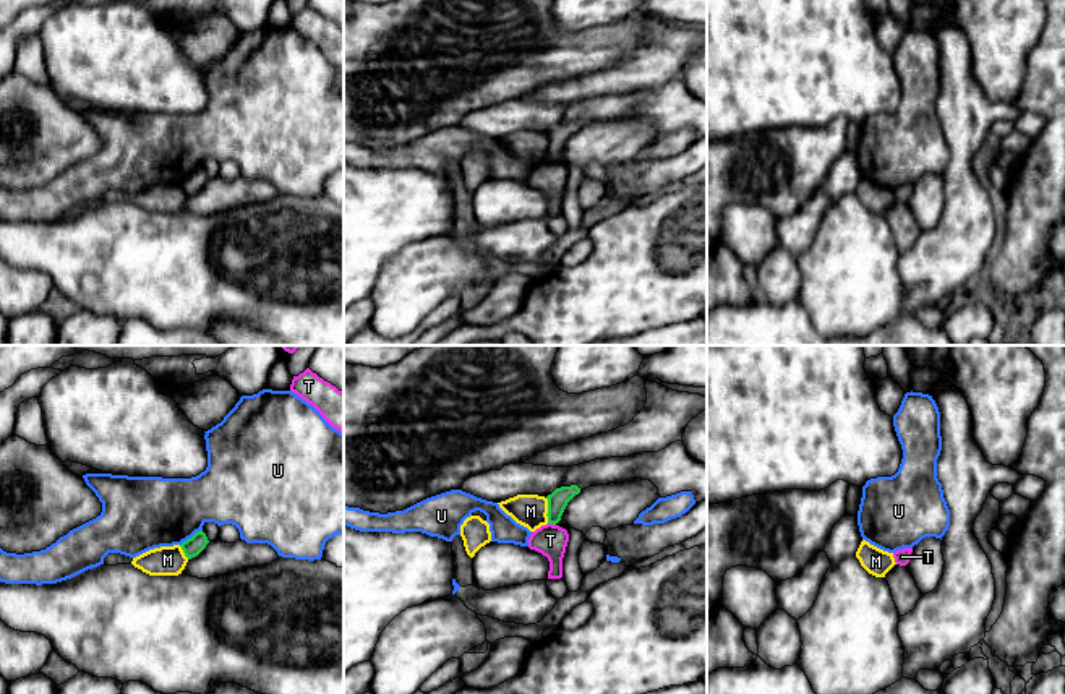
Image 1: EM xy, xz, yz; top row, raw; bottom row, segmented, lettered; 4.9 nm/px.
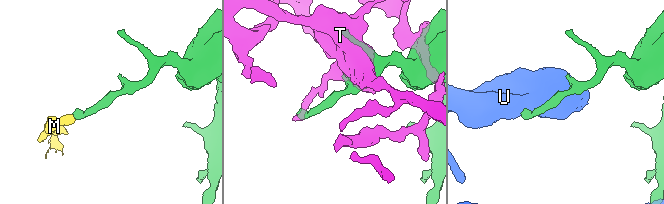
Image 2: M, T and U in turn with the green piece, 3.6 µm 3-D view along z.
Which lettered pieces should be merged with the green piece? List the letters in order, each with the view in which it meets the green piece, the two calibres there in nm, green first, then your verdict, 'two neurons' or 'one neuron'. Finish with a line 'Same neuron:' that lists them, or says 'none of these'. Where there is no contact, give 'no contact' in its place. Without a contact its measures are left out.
M: xz | 100/160 nm | two neurons
T: xz | 100/160 nm | two neurons
U: xy | 90/360 nm | two neurons
Same neuron: none of these

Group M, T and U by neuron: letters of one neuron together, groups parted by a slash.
M T / U

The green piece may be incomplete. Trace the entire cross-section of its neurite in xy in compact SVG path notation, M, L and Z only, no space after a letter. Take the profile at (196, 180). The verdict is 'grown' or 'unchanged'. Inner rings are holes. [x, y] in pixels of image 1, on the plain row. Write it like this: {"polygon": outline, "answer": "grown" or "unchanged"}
{"polygon": "M203 167L196 169L191 175L183 178L180 183L188 196L198 193L209 180Z", "answer": "unchanged"}

